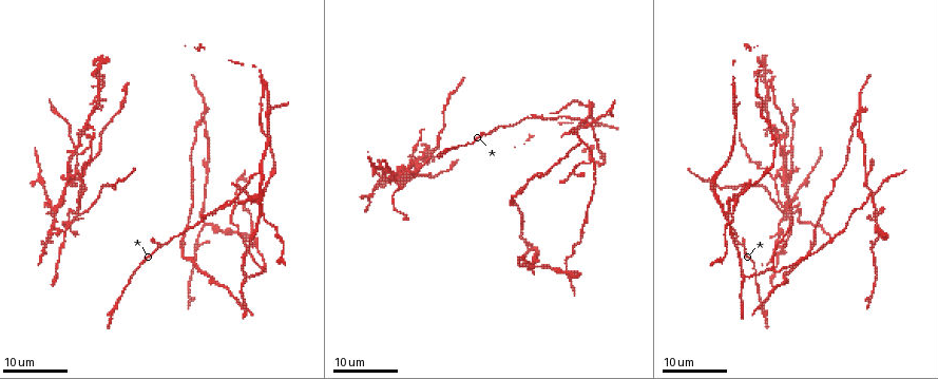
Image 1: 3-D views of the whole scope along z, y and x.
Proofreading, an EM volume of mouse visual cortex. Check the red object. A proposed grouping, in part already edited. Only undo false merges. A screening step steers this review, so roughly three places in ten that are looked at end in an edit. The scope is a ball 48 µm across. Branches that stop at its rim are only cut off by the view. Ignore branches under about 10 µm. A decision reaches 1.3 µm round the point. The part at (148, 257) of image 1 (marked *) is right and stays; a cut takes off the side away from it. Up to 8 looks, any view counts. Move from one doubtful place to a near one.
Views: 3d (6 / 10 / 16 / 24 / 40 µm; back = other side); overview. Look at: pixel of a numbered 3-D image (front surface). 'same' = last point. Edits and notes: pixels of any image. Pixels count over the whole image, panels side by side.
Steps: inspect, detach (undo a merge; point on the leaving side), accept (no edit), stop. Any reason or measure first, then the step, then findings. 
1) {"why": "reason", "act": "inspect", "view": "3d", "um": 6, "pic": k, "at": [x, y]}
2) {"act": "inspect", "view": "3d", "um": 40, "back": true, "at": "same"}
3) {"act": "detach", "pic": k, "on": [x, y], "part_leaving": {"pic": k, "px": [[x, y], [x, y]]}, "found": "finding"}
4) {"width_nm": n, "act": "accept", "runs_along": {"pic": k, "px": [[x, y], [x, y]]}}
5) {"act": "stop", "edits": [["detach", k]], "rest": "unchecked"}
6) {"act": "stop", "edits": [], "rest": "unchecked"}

{"why": "thick turns thin", "act": "inspect", "view": "3d", "um": 24, "pic": 1, "at": [533, 117]}

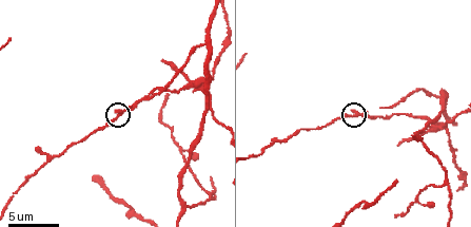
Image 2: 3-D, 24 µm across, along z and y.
{"act": "inspect", "view": "3d", "um": 10, "pic": 2, "at": [356, 113]}

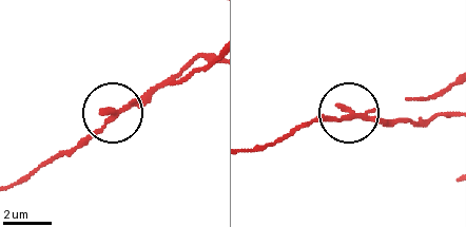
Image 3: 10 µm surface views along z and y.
{"act": "detach", "pic": 3, "on": [151, 90], "found": "a second neuron is stuck on"}

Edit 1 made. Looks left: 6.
{"why": "two arms in line, one across", "act": "inspect", "view": "3d", "um": 16, "pic": 2, "at": [210, 44]}

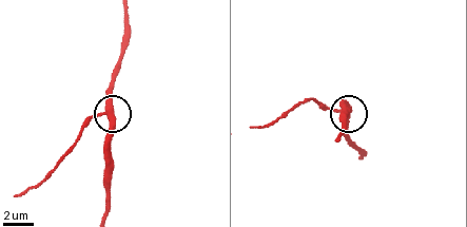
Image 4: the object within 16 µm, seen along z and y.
{"act": "inspect", "view": "3d", "um": 6, "pic": 4, "at": [108, 115]}

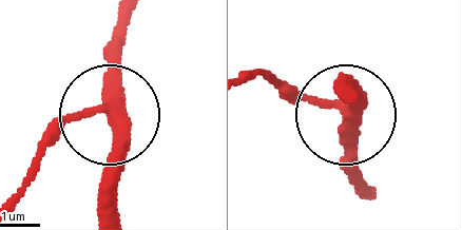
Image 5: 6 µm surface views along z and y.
{"arms": 3, "act": "accept", "runs_along": {"pic": 5, "px": [[11, 192], [61, 131], [108, 108], [112, 34]]}, "found": "one neuron here"}

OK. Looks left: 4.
{"act": "inspect", "view": "3d", "um": 16, "pic": 1, "at": [53, 209]}

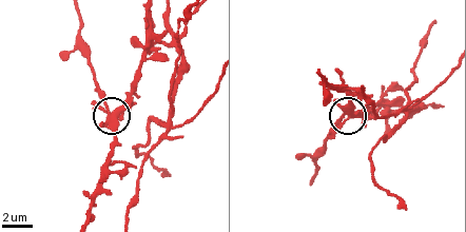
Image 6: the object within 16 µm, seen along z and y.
{"act": "inspect", "view": "3d", "um": 6, "pic": 6, "at": [110, 115]}

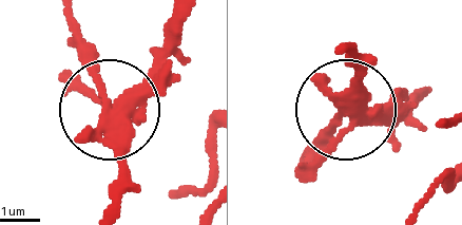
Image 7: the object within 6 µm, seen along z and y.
{"why": "other side", "act": "inspect", "view": "3d", "um": 6, "back": true, "pic": 7, "at": [345, 109]}

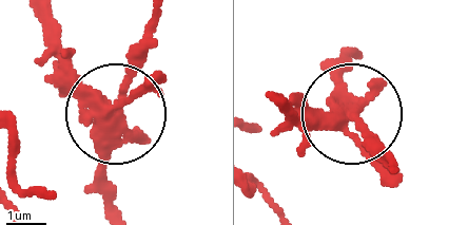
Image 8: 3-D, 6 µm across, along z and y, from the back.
{"width_nm": 320, "act": "detach", "pic": 8, "on": [135, 66], "part_leaving": {"pic": 8, "px": [[122, 115], [122, 89], [153, 18]]}, "found": "two neurons meet here"}

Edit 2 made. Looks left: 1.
{"act": "stop", "edits": [["detach", 3], ["detach", 8]], "rest": "unchecked"}

